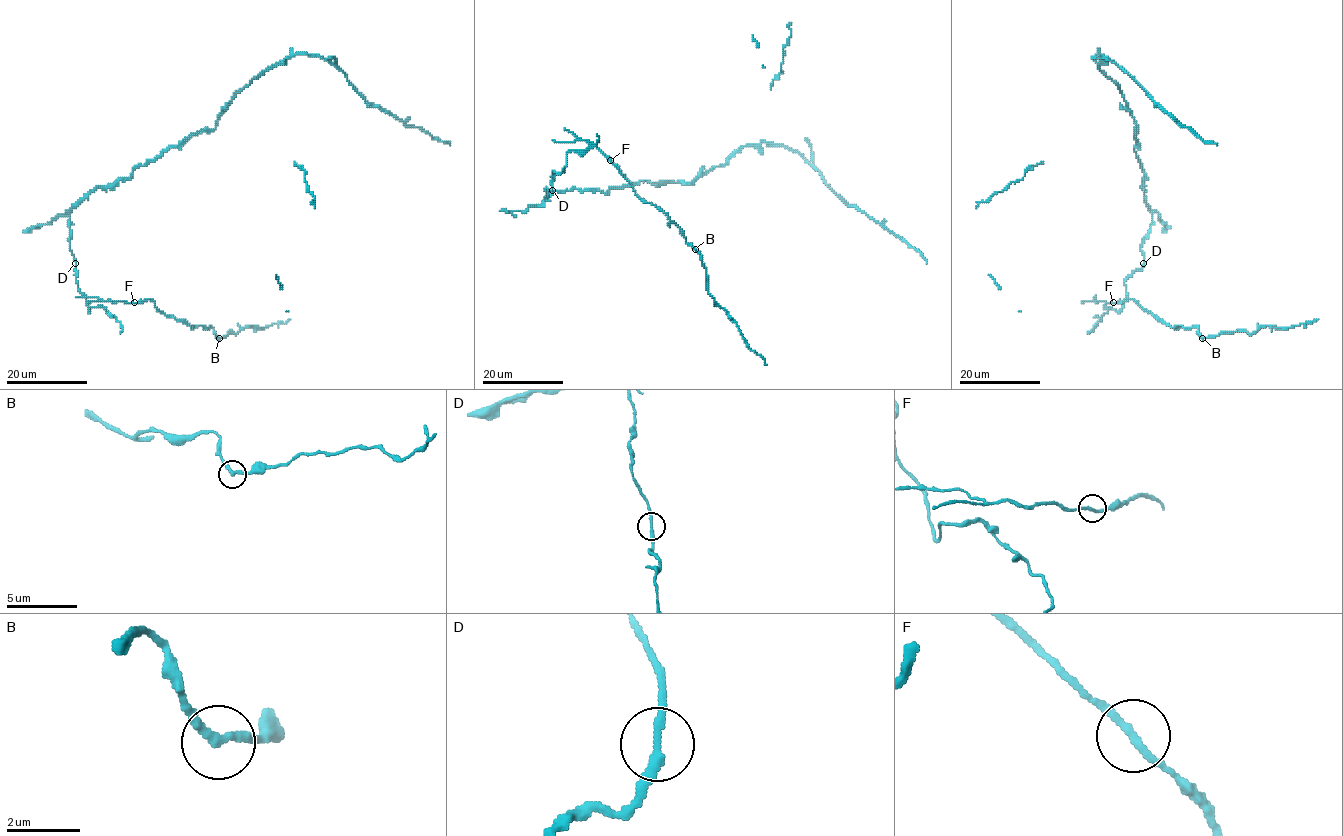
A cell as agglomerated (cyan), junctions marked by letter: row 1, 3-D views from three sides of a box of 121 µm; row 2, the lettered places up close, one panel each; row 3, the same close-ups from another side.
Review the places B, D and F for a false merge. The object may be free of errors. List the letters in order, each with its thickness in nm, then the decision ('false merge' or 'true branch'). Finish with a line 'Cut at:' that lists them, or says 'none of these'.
B: 200 nm thick; true branch
D: 200 nm thick; true branch
F: 200 nm thick; true branch
Cut at: none of these

